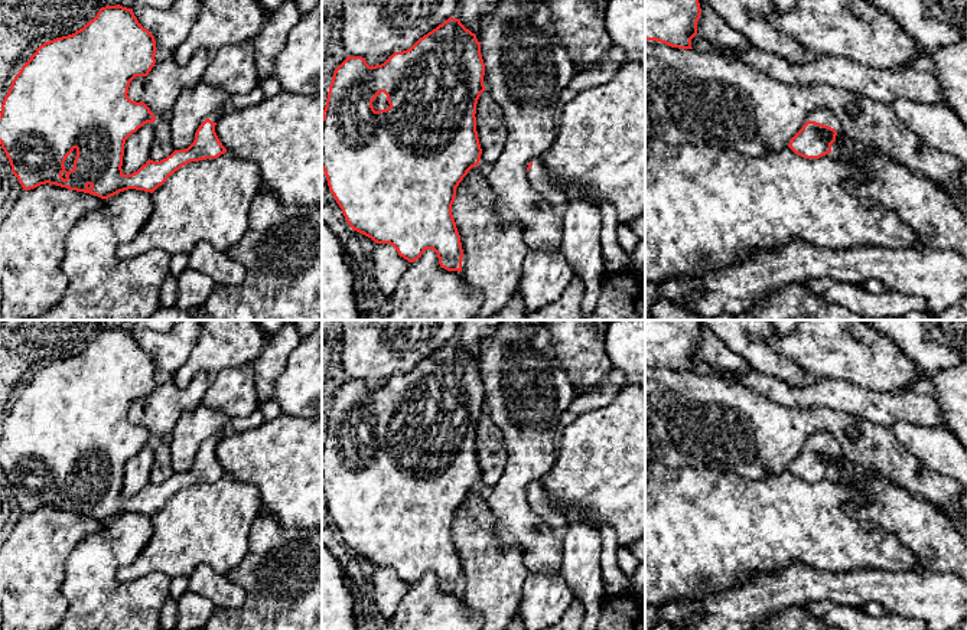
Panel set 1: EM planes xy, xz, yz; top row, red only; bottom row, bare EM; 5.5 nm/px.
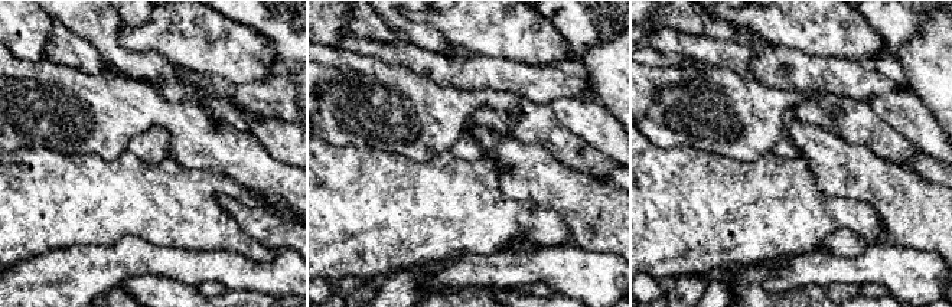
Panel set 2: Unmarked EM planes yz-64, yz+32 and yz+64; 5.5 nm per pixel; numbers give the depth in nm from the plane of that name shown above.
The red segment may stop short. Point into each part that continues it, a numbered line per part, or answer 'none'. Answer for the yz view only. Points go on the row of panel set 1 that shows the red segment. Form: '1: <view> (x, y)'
1: yz (823, 117)

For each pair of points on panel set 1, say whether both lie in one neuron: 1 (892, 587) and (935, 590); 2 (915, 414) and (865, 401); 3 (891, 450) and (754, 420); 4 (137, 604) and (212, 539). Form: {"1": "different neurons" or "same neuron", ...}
{"1": "same neuron", "2": "same neuron", "3": "same neuron", "4": "different neurons"}

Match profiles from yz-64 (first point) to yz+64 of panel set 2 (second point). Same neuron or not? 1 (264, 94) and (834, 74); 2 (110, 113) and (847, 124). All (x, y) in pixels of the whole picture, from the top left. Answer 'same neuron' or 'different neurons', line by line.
1: same neuron
2: same neuron

